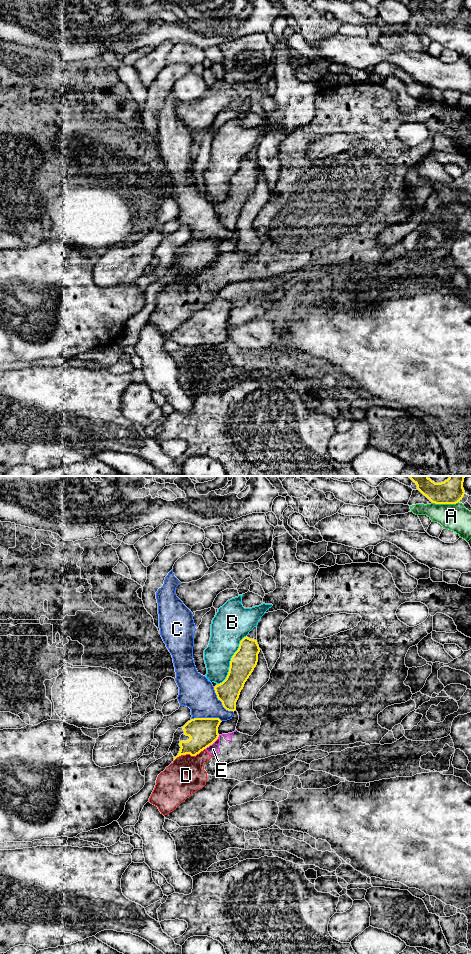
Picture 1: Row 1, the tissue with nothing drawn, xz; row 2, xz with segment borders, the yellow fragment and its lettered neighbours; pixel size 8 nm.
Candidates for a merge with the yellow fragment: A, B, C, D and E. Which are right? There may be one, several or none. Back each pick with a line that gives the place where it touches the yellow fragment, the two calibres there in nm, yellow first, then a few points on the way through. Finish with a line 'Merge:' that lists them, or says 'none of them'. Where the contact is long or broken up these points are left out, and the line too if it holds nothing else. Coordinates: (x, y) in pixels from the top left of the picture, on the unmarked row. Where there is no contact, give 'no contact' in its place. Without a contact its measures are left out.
Merge: none of them

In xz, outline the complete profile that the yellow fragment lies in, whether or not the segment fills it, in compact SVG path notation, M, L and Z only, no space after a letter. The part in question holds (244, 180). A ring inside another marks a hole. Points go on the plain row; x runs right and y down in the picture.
M246 156L240 161L238 170L231 178L226 199L214 207L218 220L226 230L236 230L236 222L245 202L257 185L259 172L257 160Z

